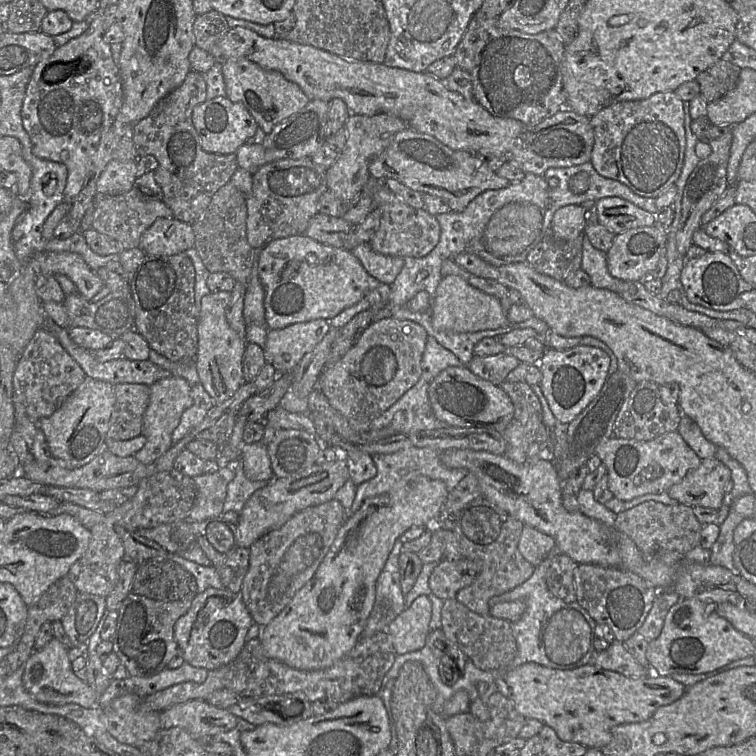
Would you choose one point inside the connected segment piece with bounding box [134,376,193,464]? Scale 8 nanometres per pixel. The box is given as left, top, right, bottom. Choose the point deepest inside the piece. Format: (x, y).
(170, 397)

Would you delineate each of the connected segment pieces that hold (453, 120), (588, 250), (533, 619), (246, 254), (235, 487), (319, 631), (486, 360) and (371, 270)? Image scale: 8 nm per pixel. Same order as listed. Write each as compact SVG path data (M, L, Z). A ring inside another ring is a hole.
M244 27L230 28L229 31L225 34L225 36L211 48L210 54L217 61L223 61L232 58L245 58L251 62L258 64L263 69L280 72L287 80L296 83L304 92L304 94L309 98L310 101L323 100L326 102L330 102L335 98L339 98L343 100L343 102L346 104L351 114L364 115L364 116L373 116L381 113L390 114L404 121L407 124L408 128L432 136L436 140L438 140L439 142L441 142L442 144L446 145L447 147L453 150L462 150L475 154L492 154L502 158L503 160L505 160L505 162L509 162L513 164L514 166L522 170L525 174L532 173L536 175L541 175L549 168L570 167L570 166L590 162L591 159L591 153L594 145L594 131L590 122L590 117L579 115L567 108L561 109L555 115L543 120L537 125L526 125L518 120L499 118L491 115L487 110L485 110L482 106L480 106L475 100L467 100L459 93L449 90L446 87L444 81L435 78L434 76L430 75L427 71L413 72L401 68L388 67L383 63L349 60L341 56L335 55L333 53L330 53L328 51L315 48L313 46L302 45L280 38L273 38L273 39L265 38L260 36L256 32L252 31L251 29L244 28Z
M586 235L582 242L581 268L589 275L593 287L619 293L619 285L623 280L609 273L606 253L594 248Z
M547 556L535 567L528 580L489 600L490 607L496 603L515 600L526 603L522 617L511 623L517 643L517 654L511 668L534 662L553 669L570 670L589 664L596 654L594 648L596 621L577 601L567 603L548 590L546 573L549 565L550 557Z
M228 182L213 196L205 213L192 224L195 235L194 247L210 273L226 272L235 281L248 285L257 251L252 248L246 235L247 207L245 196Z
M234 462L235 475L227 485L226 498L220 515L228 511L240 514L249 497L258 489L265 487L271 481L251 481L243 471L242 462Z
M419 476L416 479L411 480L409 483L407 483L400 489L392 489L388 493L367 498L366 500L364 500L361 507L345 519L345 521L339 528L337 535L333 543L331 544L328 552L322 559L321 563L319 564L317 570L315 571L311 579L309 579L295 593L290 602L281 610L278 615L276 615L266 626L261 628L259 640L261 642L264 655L268 658L283 662L292 668L304 671L311 671L327 668L337 662L347 652L349 652L361 637L365 623L373 609L376 598L376 582L386 564L386 561L394 547L396 540L412 526L432 527L440 514L440 510L444 502L446 501L448 494L449 490L447 489L446 484L442 480L430 479L426 476Z
M504 352L490 356L474 356L468 363L469 368L475 375L500 385L505 381L508 373L521 363L516 357Z
M362 243L351 250L366 271L381 283L391 285L404 265L401 256L388 256L375 252L369 243Z

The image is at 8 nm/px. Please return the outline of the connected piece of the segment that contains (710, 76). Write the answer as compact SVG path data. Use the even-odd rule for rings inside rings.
M718 60L696 77L699 95L708 103L720 99L736 86L740 71L740 67L729 61Z

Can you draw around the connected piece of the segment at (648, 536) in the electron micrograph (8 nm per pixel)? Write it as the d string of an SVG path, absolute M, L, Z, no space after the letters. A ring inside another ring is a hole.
M646 501L634 508L617 513L613 527L618 533L629 536L646 560L651 559L659 550L674 550L685 556L690 550L700 545L703 525L690 506Z

